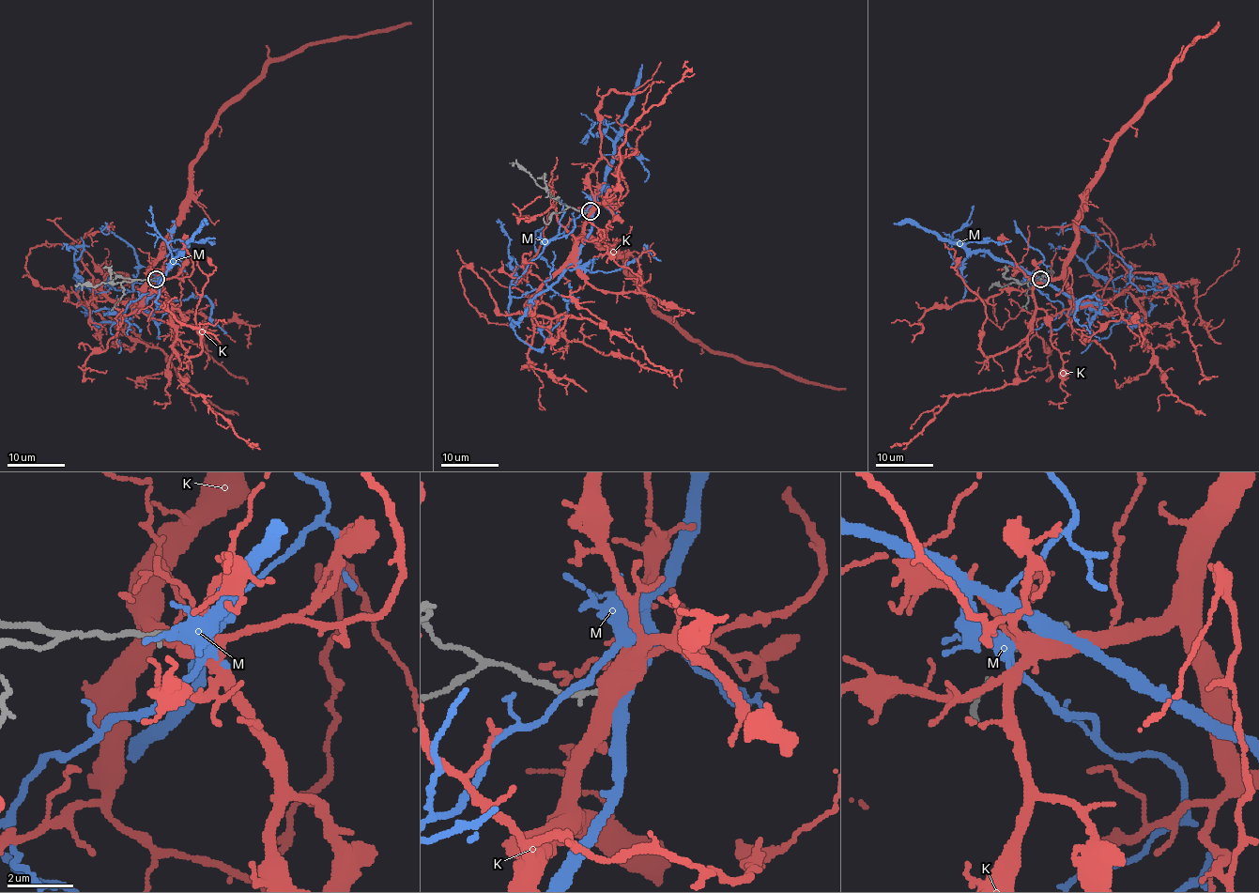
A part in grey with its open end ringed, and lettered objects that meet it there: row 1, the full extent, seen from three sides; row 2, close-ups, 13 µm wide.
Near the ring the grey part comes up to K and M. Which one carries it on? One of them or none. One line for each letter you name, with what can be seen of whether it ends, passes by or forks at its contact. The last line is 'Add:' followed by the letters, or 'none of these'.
M: it passes by
Add: M

